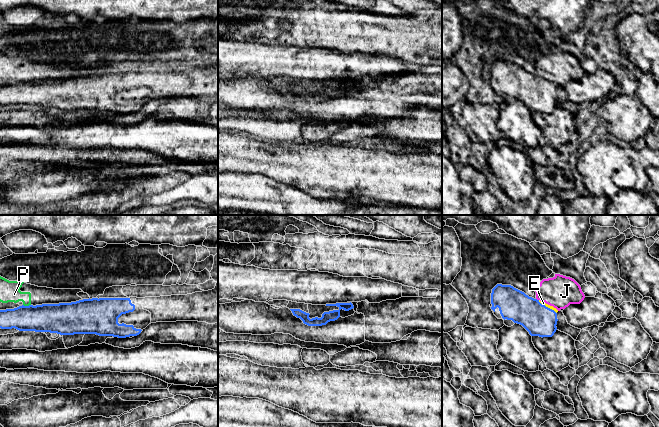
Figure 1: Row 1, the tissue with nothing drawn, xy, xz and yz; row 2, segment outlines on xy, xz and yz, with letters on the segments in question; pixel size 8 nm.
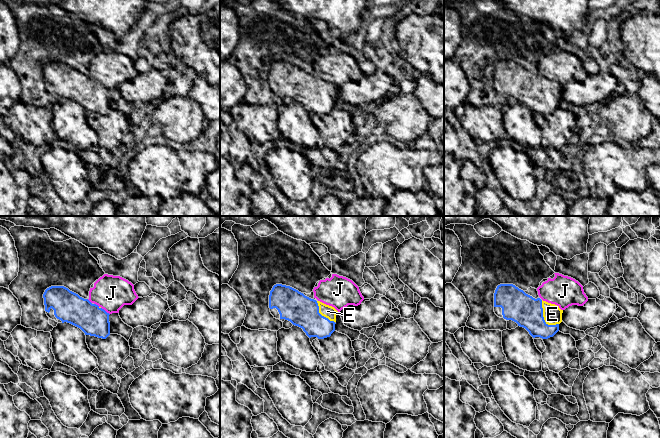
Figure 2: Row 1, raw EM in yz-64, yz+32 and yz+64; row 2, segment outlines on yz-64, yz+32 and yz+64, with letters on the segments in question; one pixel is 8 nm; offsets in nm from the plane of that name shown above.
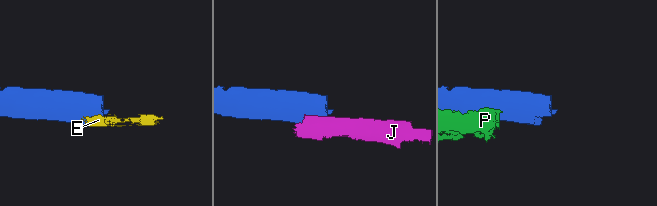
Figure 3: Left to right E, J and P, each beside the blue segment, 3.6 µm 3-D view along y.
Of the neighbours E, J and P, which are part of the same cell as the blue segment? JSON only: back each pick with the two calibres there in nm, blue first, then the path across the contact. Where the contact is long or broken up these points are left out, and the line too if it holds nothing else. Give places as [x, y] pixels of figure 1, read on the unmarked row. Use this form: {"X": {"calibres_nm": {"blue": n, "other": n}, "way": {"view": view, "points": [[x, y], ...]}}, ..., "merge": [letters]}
{"E": {"calibres_nm": {"blue": 260, "other": 30}}, "merge": ["E"]}

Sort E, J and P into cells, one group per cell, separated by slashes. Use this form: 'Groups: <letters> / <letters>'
Groups: E / J P

